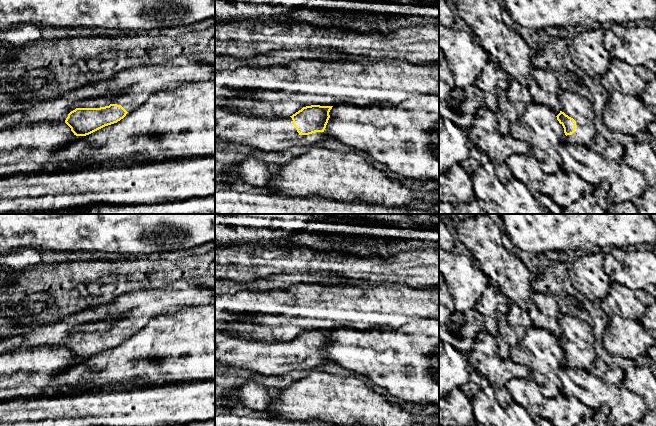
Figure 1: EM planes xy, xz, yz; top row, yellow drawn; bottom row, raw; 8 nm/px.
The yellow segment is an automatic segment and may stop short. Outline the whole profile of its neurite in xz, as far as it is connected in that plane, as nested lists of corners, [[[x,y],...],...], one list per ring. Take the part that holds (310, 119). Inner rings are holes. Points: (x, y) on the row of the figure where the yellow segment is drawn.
[[[306,106],[284,118],[263,118],[217,110],[215,140],[245,144],[268,153],[279,153],[291,147],[312,147],[329,138],[324,130],[332,107]]]

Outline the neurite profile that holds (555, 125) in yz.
[[[531,103],[524,107],[523,115],[510,125],[510,135],[517,140],[531,144],[533,131],[529,123],[549,123],[553,131],[559,136],[561,141],[566,141],[566,135],[562,124],[555,116],[552,120],[548,119],[546,107],[538,103]]]

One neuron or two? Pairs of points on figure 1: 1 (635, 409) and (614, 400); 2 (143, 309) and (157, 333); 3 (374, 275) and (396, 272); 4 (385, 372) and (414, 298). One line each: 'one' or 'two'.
1: one
2: two
3: one
4: two

